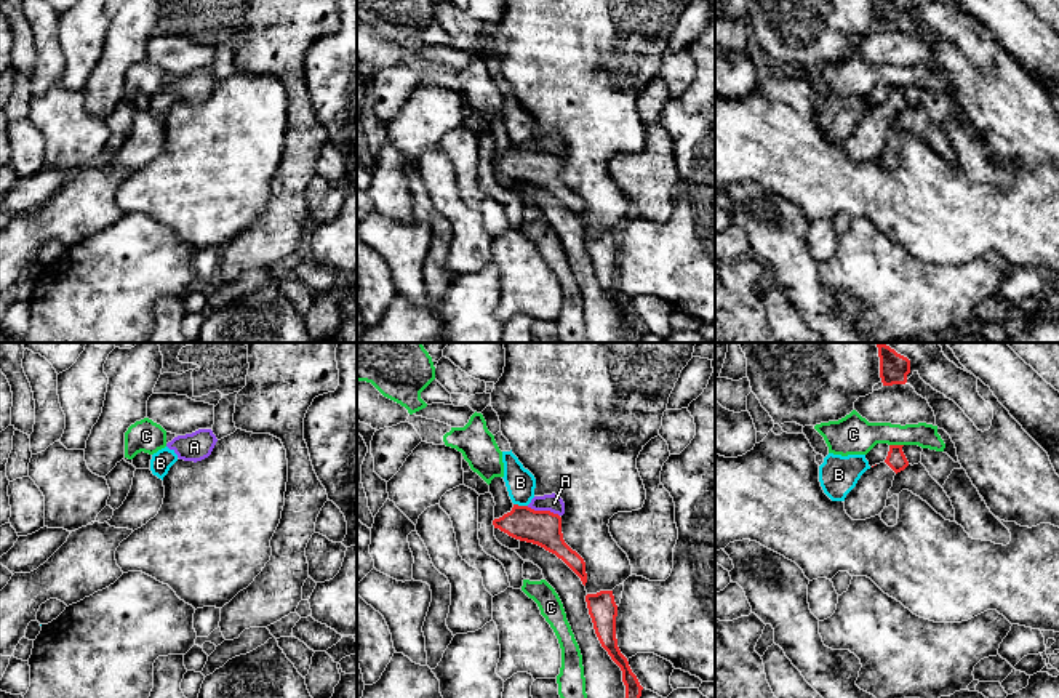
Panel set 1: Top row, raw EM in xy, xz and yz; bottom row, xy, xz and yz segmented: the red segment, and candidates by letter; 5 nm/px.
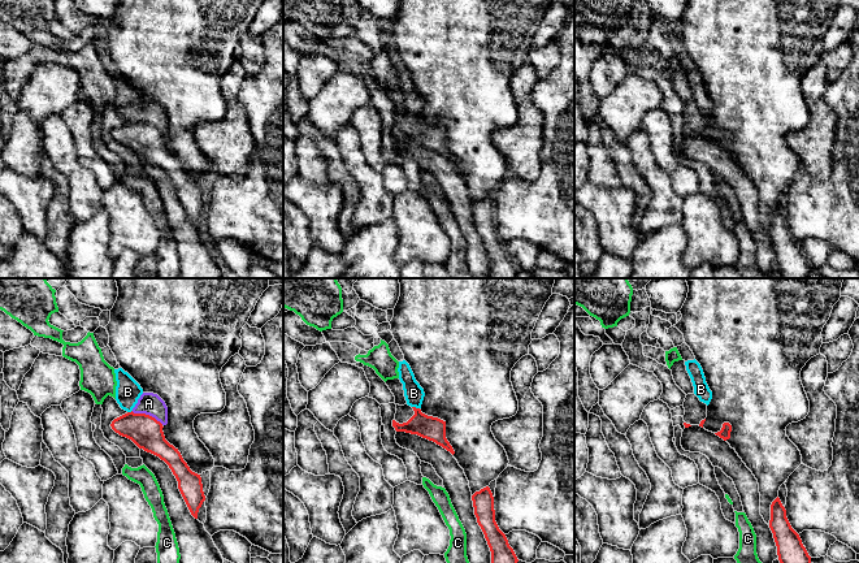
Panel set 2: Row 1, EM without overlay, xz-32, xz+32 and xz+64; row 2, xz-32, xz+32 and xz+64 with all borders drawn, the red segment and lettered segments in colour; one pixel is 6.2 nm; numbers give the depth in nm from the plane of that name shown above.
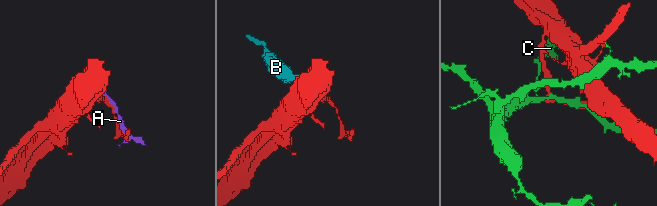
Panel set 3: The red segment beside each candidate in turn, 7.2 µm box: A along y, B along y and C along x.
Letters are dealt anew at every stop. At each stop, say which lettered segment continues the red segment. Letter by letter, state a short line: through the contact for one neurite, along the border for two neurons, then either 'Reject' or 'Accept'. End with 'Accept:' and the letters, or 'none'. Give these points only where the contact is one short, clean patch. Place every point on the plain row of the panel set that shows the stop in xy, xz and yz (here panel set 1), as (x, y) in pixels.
A: Reject
B: Line: xz (514, 144), (527, 148). Reject
C: Reject
Accept: none

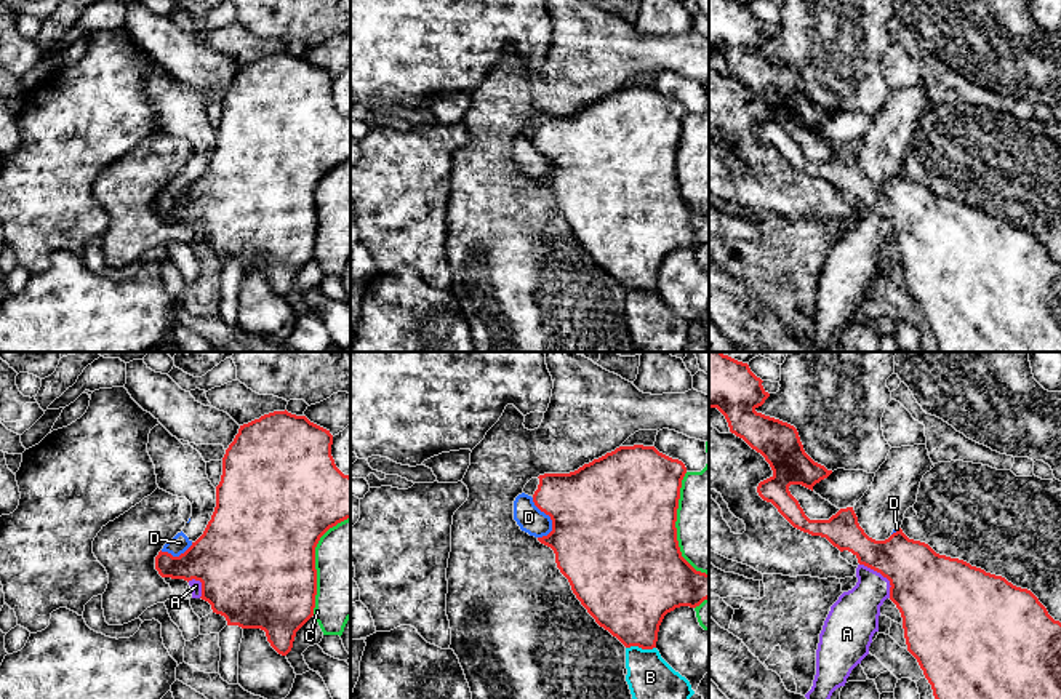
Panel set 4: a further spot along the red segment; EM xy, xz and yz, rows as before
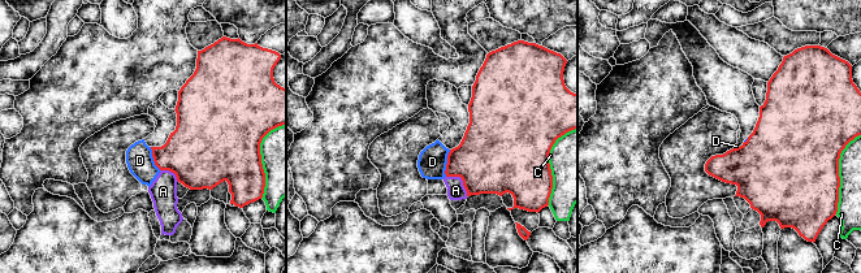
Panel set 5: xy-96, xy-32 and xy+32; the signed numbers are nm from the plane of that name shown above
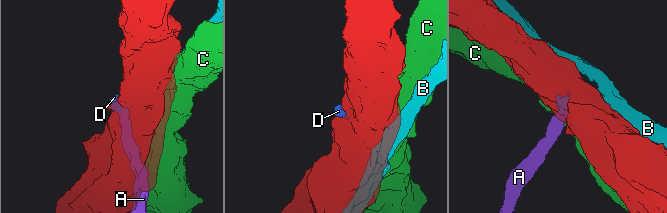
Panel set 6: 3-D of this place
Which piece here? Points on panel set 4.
A: Line: yz (860, 205), (879, 213), (888, 223), (890, 239). Reject
B: Reject
C: Reject
D: Line: xz (532, 139), (551, 162), (551, 171), (541, 179). Reject
Accept: none

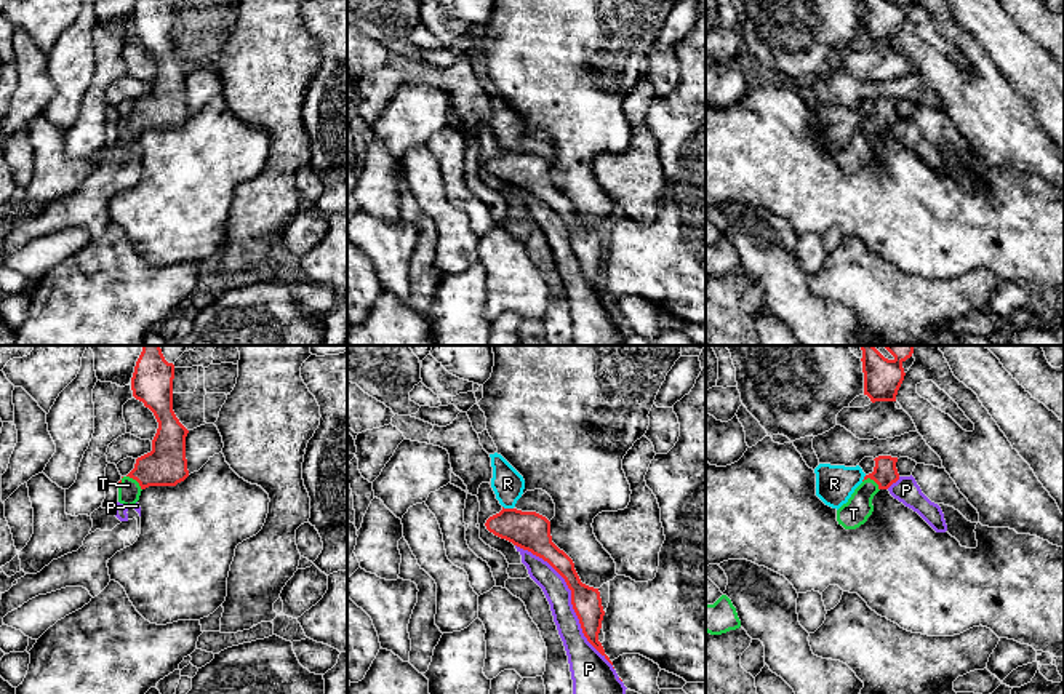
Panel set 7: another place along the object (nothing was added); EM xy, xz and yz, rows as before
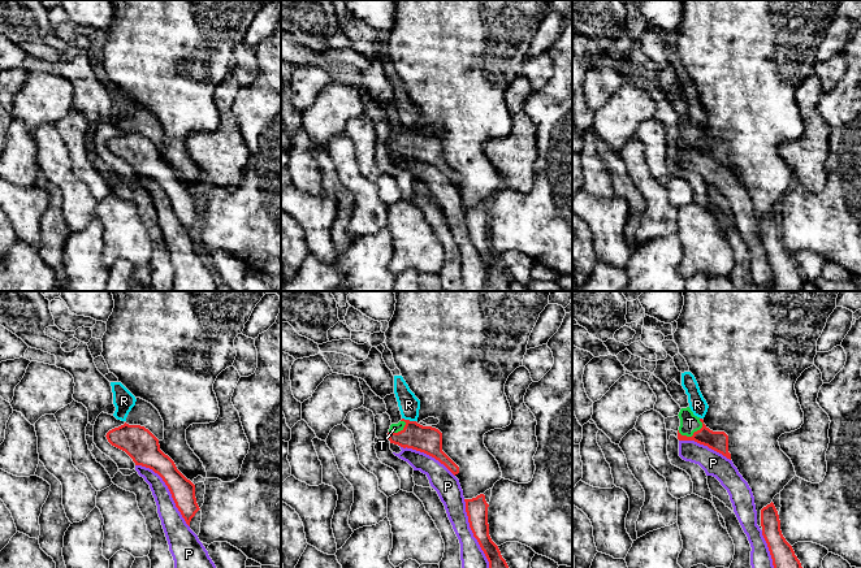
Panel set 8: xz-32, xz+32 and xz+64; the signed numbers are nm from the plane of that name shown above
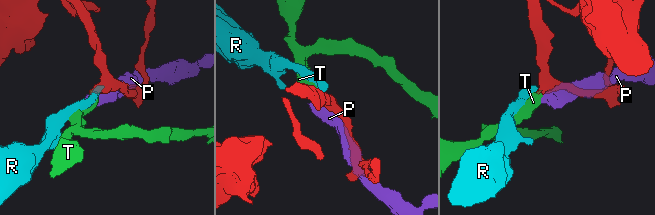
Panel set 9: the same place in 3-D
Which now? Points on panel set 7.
P: Reject
R: Line: xz (503, 147), (512, 151). Reject
T: Line: yz (885, 115), (880, 120), (872, 120), (853, 155). Accept
Accept: T

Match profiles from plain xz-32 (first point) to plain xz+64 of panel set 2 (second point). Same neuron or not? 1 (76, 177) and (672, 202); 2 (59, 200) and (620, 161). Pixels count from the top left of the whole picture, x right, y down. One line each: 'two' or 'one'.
1: one
2: one

